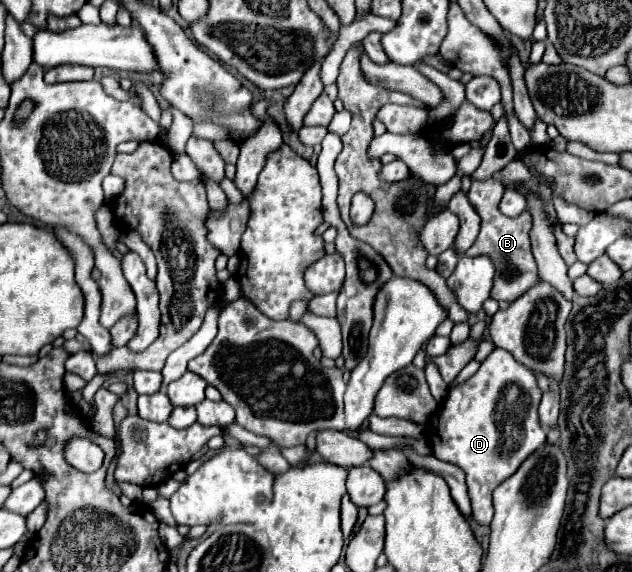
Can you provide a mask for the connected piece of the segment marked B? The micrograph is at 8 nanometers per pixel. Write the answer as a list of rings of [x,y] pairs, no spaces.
[[[486,180],[486,182],[472,182],[470,186],[470,204],[474,206],[474,210],[478,212],[478,216],[482,218],[482,228],[480,234],[474,242],[474,246],[466,252],[466,256],[488,256],[496,268],[496,276],[494,276],[494,288],[492,288],[492,298],[494,300],[506,300],[506,302],[514,302],[516,298],[520,298],[524,292],[528,292],[532,286],[536,286],[540,282],[538,276],[538,268],[532,256],[532,248],[530,248],[530,228],[532,228],[532,214],[526,212],[518,218],[508,218],[498,210],[500,198],[502,198],[502,184],[496,180]]]

